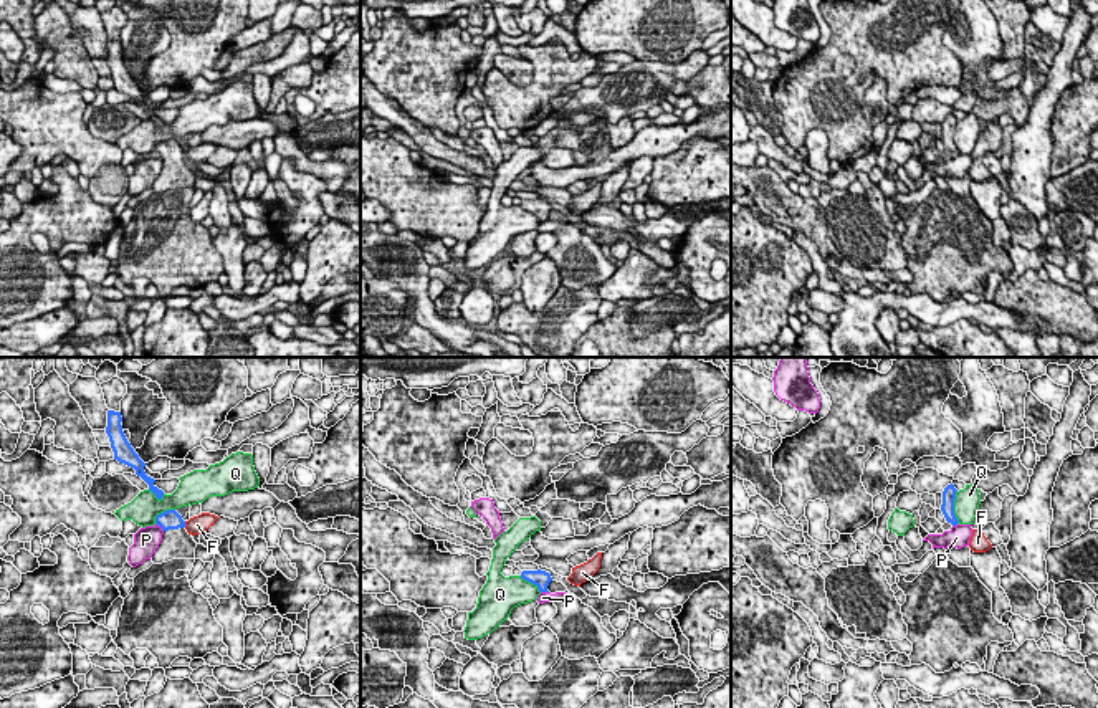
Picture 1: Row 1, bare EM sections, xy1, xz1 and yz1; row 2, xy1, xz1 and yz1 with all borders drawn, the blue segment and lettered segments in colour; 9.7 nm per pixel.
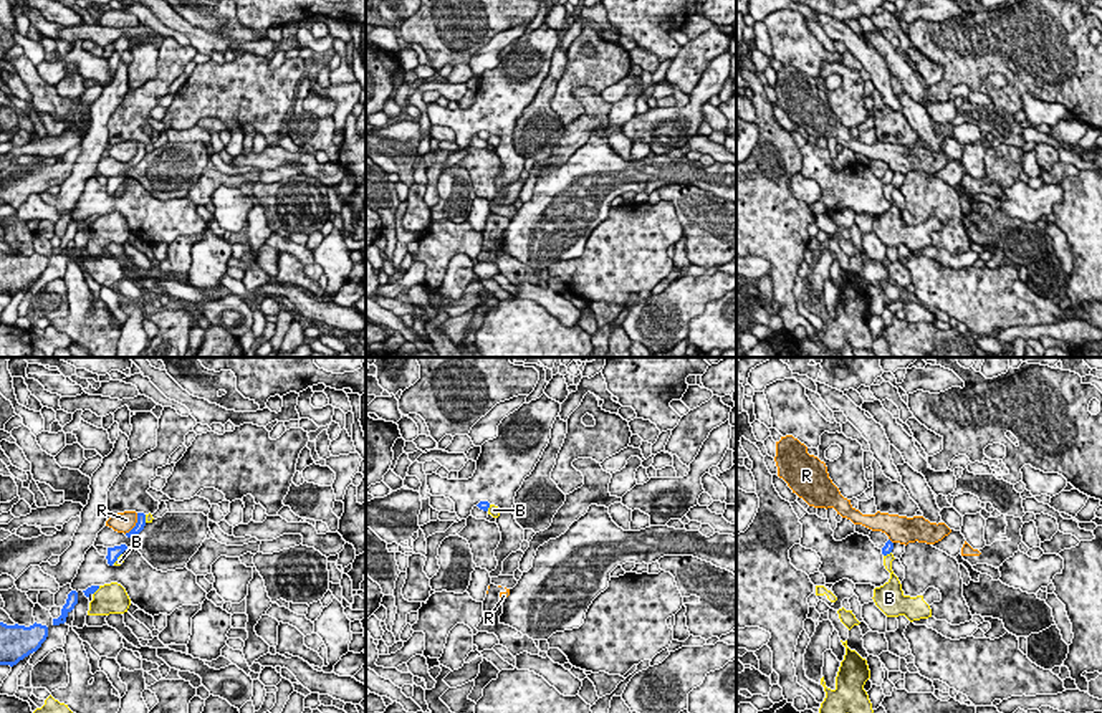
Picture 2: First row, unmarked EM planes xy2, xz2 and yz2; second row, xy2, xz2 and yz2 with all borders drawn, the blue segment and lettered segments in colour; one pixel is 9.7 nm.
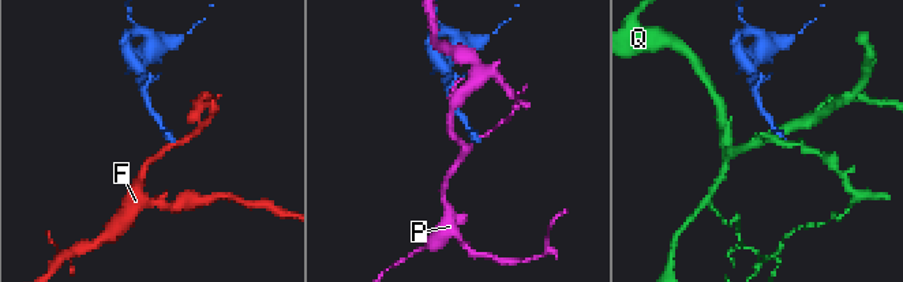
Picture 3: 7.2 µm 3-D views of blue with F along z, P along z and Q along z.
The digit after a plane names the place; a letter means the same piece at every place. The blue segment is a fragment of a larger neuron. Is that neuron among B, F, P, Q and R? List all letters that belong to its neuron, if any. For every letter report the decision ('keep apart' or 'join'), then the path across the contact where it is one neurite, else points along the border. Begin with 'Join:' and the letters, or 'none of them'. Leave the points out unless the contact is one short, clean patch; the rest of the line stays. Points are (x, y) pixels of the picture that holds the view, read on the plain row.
Join: none of them
B: keep apart
F: keep apart | along xy1 (184, 151), (186, 156)
P: keep apart | along xy1 (156, 153), (162, 161)
Q: keep apart | along yz1 (956, 119), (954, 146), (958, 153)
R: keep apart | along xy2 (138, 143), (138, 151), (124, 162)

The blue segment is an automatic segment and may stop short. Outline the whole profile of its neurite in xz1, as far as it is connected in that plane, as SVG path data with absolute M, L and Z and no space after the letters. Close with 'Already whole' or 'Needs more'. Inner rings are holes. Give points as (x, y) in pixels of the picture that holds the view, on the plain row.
M537 199L537 200L523 200L521 208L534 213L539 218L539 222L549 222L547 215L552 210L551 203L546 202L546 200L541 200L541 199Z. Already whole

